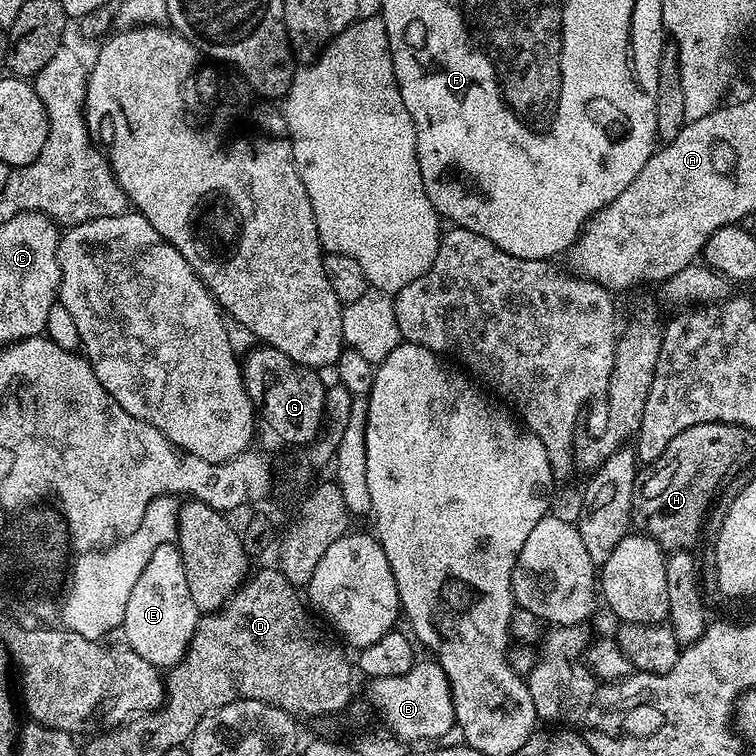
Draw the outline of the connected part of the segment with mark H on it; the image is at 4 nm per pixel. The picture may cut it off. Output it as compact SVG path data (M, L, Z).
M706 422L698 426L690 426L690 430L682 430L678 438L662 450L656 463L647 470L637 471L633 486L633 504L631 527L637 533L650 537L654 543L668 552L679 552L691 549L692 543L700 536L700 527L704 524L704 515L720 488L720 483L732 472L732 467L752 448L754 433L748 428L726 422Z

